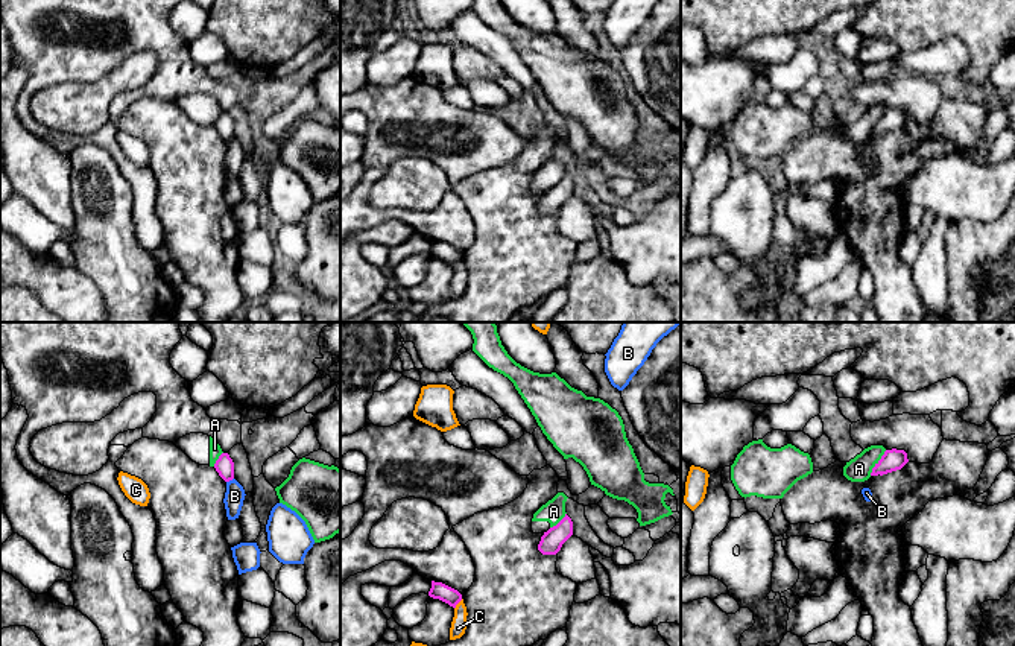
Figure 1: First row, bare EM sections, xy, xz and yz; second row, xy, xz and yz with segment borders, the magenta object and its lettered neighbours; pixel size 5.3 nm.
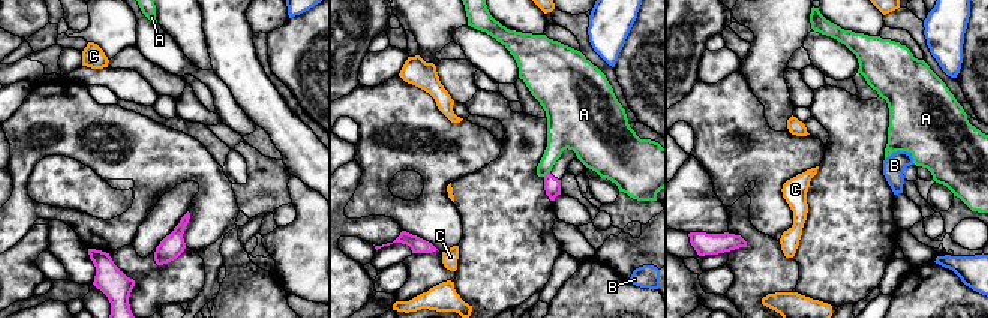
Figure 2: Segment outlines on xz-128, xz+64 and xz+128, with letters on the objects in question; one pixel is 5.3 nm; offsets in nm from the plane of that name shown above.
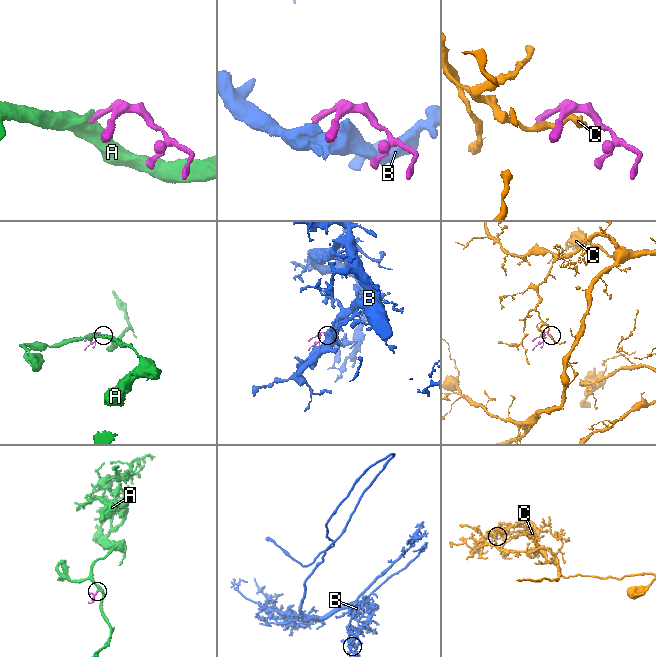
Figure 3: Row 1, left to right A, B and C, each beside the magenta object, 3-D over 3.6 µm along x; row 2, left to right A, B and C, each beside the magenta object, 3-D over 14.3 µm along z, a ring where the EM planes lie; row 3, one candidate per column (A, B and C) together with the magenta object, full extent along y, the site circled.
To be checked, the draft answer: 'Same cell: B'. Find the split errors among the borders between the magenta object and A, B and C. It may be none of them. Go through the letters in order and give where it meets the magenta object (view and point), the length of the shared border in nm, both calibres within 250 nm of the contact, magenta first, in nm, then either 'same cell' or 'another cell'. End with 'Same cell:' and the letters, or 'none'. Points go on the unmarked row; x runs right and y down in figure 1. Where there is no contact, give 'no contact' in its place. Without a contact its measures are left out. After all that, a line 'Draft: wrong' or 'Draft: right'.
A: meets magenta in yz at (879, 122); contact 160 nm long; 120 nm thick on the magenta side, 130 nm on the other; another cell
B: meets magenta in xy at (230, 139); contact 50 nm long; 100 nm thick on the magenta side, 110 nm on the other; another cell
C: meets magenta in xz at (458, 262); contact 70 nm long; 90 nm thick on the magenta side, 80 nm on the other; another cell
Same cell: none
Draft: wrong

